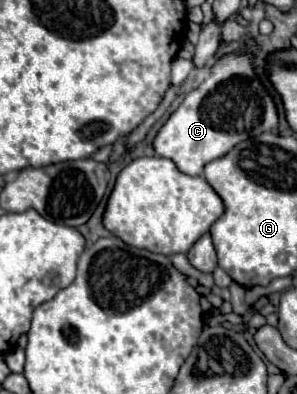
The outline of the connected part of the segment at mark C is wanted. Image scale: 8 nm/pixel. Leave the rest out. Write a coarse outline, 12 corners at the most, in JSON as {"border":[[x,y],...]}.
{"border":[[259,44],[223,54],[155,138],[197,176],[279,126],[253,68]]}

